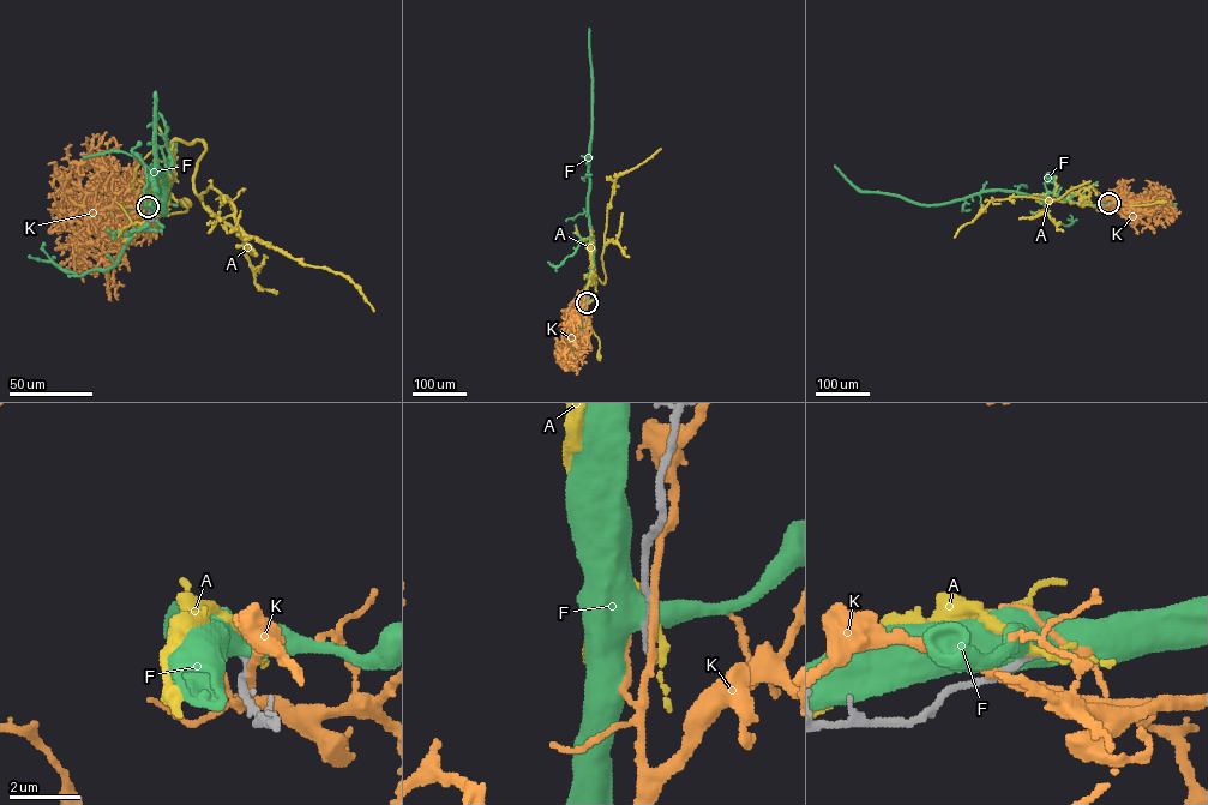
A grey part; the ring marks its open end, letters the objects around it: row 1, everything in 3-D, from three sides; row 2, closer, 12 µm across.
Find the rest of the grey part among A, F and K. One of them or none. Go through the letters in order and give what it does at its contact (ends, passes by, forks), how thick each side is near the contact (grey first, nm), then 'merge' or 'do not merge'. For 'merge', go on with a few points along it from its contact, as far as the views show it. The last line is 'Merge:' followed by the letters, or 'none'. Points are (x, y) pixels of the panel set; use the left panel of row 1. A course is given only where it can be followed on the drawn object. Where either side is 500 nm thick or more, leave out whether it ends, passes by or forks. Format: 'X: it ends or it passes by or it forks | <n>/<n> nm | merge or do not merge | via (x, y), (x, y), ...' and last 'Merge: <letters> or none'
A: it forks | 280/200 nm | do not merge
F: 280/550 nm | do not merge
K: it passes by | 190/240 nm | do not merge
Merge: none

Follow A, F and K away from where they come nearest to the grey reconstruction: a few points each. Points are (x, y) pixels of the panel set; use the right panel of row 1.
A: (1107, 203), (1086, 204), (1079, 190), (1087, 182), (1101, 194), (1129, 205), (1163, 202)
F: (1107, 203), (1076, 203), (1051, 193), (1039, 197), (992, 190), (925, 204), (860, 191), (835, 166)
K: (1107, 203), (1142, 202), (1134, 209), (1099, 205), (1100, 210)

